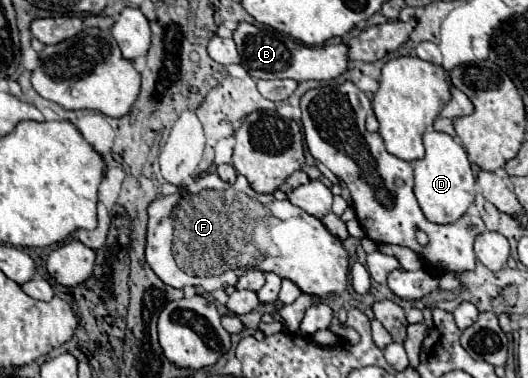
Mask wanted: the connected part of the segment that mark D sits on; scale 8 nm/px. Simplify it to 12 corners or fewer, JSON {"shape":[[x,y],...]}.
{"shape":[[423,135],[415,197],[433,223],[455,223],[475,201],[461,143]]}

